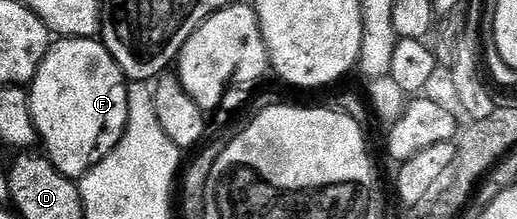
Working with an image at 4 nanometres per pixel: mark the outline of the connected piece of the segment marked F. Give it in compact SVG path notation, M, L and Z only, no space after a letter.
M65 38L58 41L48 50L45 60L39 66L29 86L31 96L31 115L35 121L35 133L43 146L46 157L66 178L82 179L103 159L111 153L121 140L127 127L129 100L127 87L129 79L122 68L113 60L102 41L95 38Z

